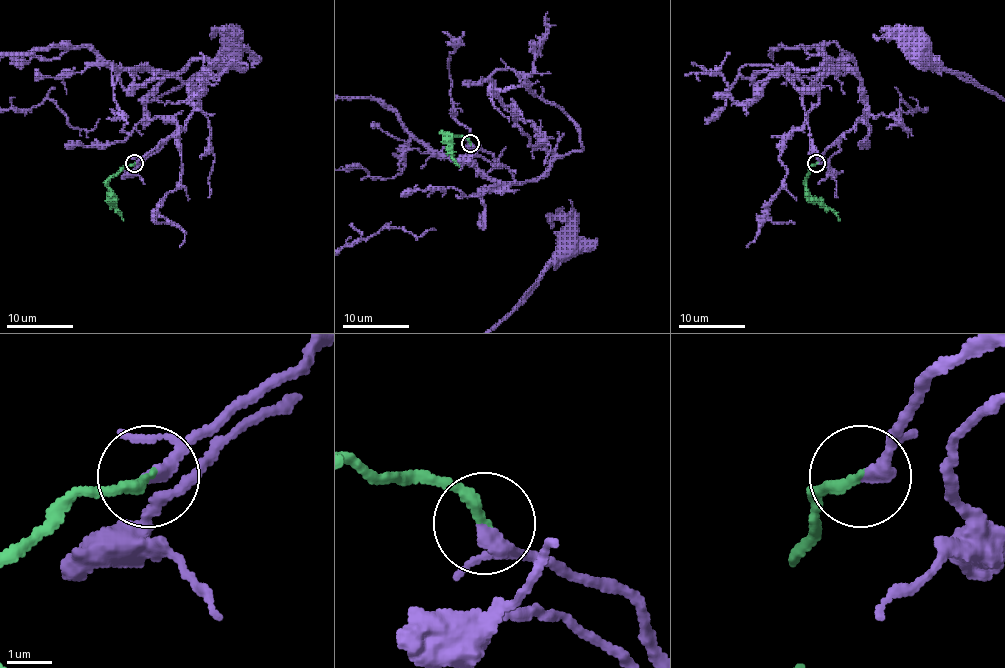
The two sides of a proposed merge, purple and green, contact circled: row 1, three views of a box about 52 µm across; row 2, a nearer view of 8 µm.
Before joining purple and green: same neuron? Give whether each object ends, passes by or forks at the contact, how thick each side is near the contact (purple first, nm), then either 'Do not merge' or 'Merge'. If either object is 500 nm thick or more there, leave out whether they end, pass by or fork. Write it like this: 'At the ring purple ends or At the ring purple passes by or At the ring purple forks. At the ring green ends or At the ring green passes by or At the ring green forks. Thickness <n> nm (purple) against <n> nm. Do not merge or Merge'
At the ring purple ends. At the ring green ends. Thickness 340 nm (purple) against 240 nm. Merge

